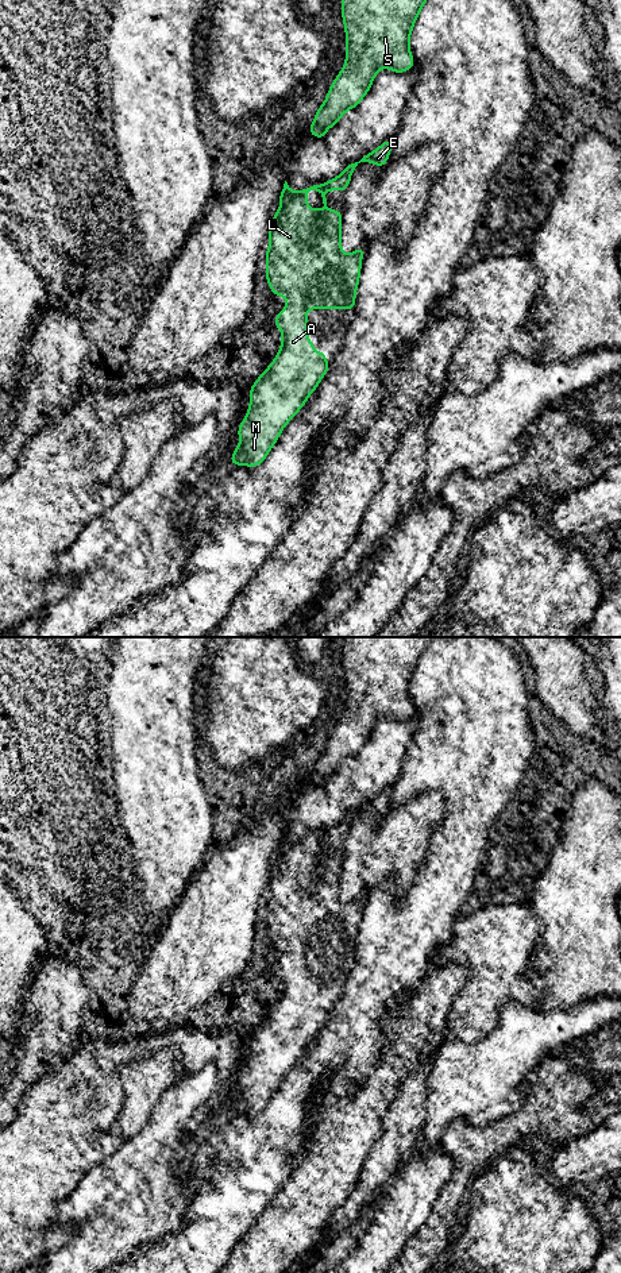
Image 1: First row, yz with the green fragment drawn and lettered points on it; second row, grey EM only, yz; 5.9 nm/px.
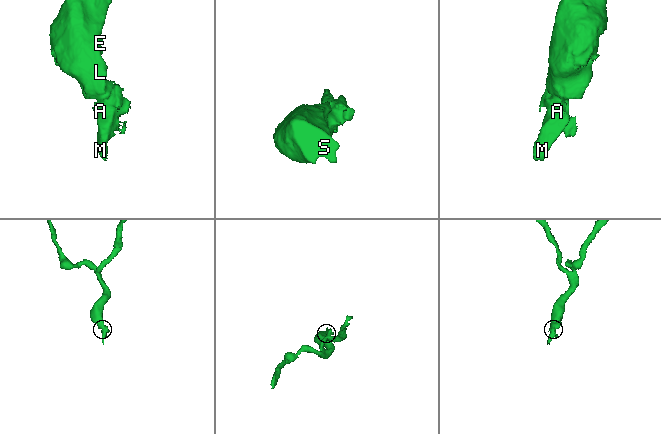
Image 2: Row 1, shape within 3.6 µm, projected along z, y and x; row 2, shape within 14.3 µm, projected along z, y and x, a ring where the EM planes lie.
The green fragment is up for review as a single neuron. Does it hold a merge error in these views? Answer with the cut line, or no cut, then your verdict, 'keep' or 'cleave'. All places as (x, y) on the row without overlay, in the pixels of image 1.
no cut | keep

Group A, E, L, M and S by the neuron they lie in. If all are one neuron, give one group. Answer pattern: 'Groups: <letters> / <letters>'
Groups: A E L M S

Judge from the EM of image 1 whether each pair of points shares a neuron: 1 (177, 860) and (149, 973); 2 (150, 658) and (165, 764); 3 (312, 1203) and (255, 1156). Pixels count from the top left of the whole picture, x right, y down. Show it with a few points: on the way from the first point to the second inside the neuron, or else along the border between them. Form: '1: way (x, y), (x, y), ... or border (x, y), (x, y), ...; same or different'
1: border (162, 934), (155, 942); different
2: way (150, 685), (153, 737); same
3: border (304, 1154), (290, 1179), (267, 1207); different

